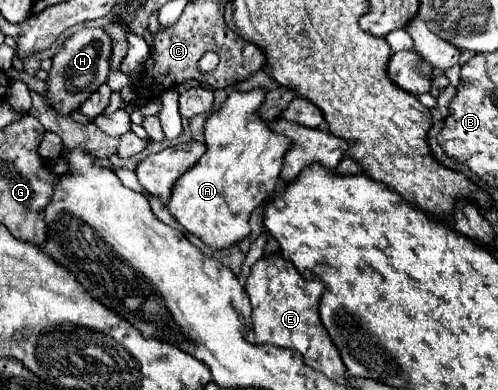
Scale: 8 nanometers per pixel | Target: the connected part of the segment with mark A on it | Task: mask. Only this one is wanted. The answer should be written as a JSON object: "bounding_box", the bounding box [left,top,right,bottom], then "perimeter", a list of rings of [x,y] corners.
{"bounding_box":[169,89,291,249],"perimeter":[[[263,89],[249,93],[233,91],[223,107],[205,121],[207,153],[171,187],[169,213],[187,233],[199,237],[213,249],[227,249],[249,235],[249,217],[255,207],[273,195],[283,155],[291,147],[289,139],[271,133],[267,121],[257,117],[263,99]]]}

